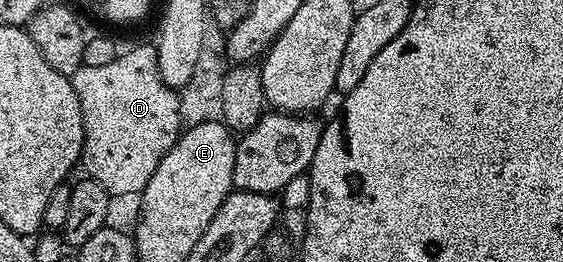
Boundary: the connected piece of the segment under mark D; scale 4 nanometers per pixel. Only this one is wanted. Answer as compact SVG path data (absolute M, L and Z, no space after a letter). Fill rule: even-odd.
M152 43L138 45L124 53L126 59L130 59L130 67L122 67L122 71L130 71L134 87L118 87L118 75L106 75L104 65L82 65L70 76L73 89L81 101L81 116L84 117L85 141L80 160L82 169L85 169L83 172L103 185L105 191L115 198L132 194L135 196L151 180L152 173L178 139L182 129L180 95L160 77L157 46Z

